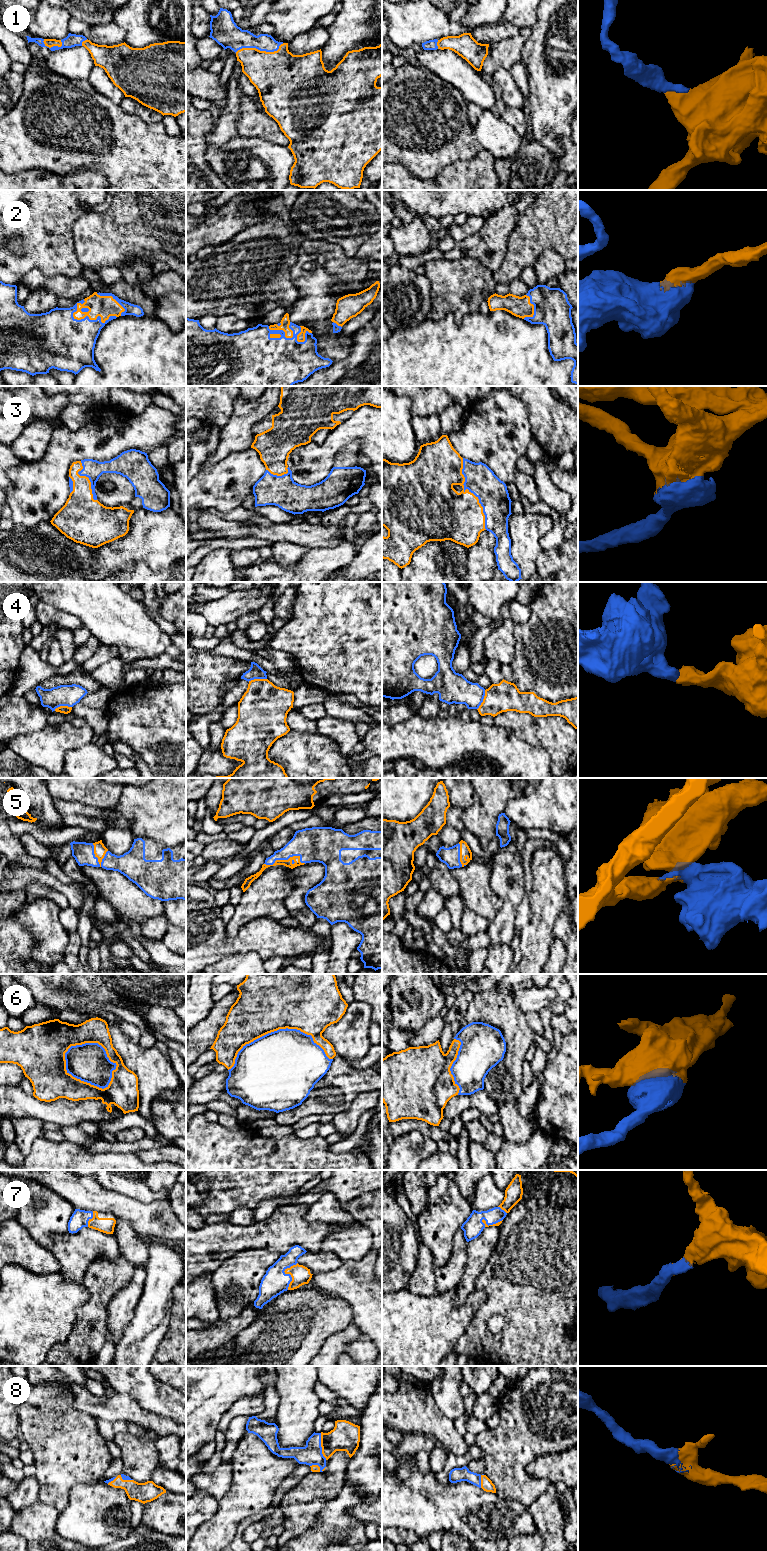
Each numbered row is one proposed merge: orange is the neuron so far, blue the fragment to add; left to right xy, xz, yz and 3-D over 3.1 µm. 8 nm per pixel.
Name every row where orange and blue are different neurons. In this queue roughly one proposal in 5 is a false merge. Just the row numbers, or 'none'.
4

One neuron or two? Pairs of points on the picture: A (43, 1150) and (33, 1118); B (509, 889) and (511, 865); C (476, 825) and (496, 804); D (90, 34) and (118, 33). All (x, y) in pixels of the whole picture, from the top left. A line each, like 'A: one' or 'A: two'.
A: two
B: one
C: one
D: one

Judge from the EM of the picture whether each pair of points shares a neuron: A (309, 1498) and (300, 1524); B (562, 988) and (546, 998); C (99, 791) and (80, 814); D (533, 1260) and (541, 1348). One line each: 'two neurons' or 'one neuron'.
A: one neuron
B: two neurons
C: two neurons
D: one neuron

